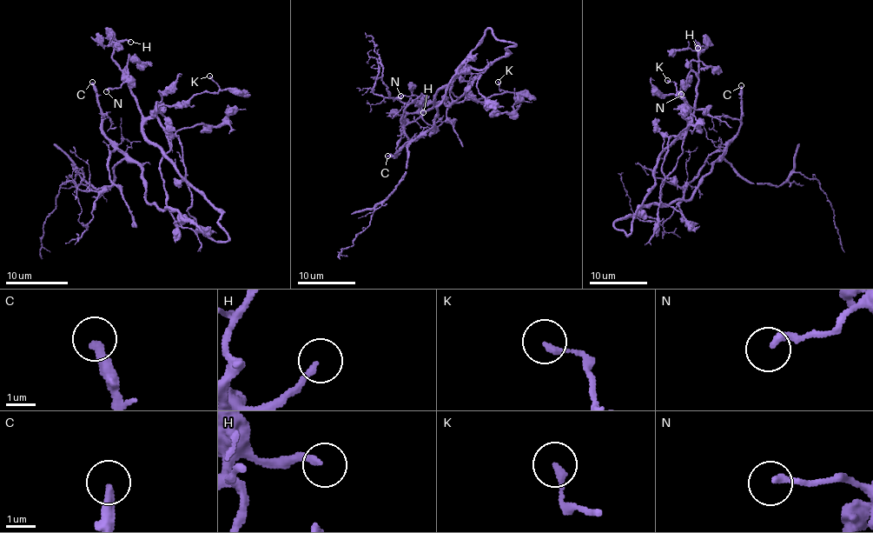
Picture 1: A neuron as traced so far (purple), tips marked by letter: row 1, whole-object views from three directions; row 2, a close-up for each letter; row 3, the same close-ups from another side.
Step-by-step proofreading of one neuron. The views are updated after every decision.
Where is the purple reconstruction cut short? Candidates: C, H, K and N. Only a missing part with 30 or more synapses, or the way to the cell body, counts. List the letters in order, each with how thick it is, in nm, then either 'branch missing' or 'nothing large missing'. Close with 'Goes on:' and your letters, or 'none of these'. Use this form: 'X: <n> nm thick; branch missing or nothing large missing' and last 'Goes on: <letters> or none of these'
C: 320 nm thick; branch missing
H: 200 nm thick; nothing large missing
K: 200 nm thick; nothing large missing
N: 220 nm thick; nothing large missing
Goes on: C

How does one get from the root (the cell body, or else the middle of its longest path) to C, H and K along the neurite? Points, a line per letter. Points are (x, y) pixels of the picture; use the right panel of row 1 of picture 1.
C: (693, 195), (697, 183), (710, 170), (739, 128), (741, 85)
H: (693, 195), (659, 203), (661, 186), (681, 154), (691, 121), (697, 56), (706, 46), (697, 48)
K: (693, 195), (659, 203), (661, 186), (681, 154), (691, 123), (691, 109), (667, 80)

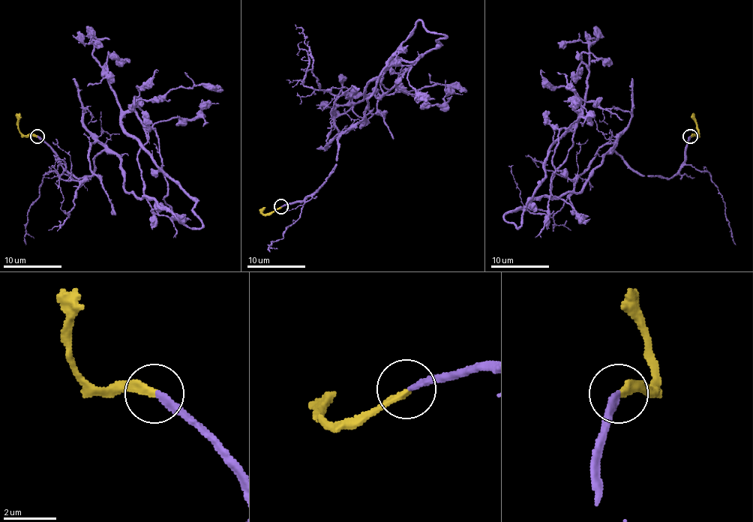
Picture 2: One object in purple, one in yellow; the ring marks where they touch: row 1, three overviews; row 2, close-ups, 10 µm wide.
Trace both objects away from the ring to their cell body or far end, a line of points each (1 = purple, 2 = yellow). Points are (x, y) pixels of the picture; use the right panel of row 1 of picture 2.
1: (691, 136), (668, 178), (610, 151), (579, 192), (551, 197), (582, 112), (580, 55), (603, 58), (589, 61)
2: (691, 136), (696, 135), (697, 130), (692, 112)

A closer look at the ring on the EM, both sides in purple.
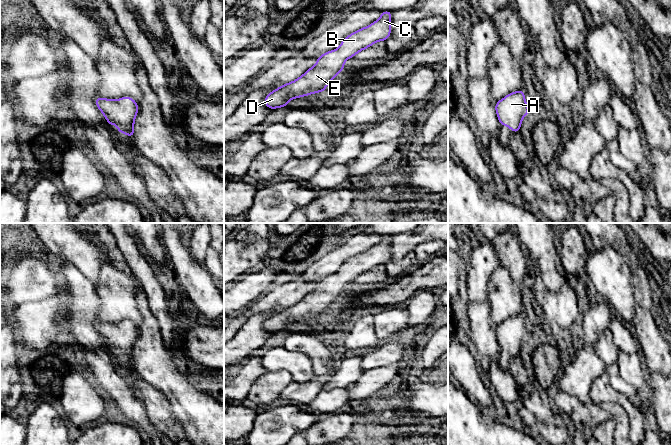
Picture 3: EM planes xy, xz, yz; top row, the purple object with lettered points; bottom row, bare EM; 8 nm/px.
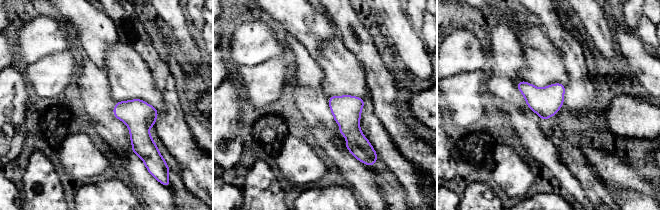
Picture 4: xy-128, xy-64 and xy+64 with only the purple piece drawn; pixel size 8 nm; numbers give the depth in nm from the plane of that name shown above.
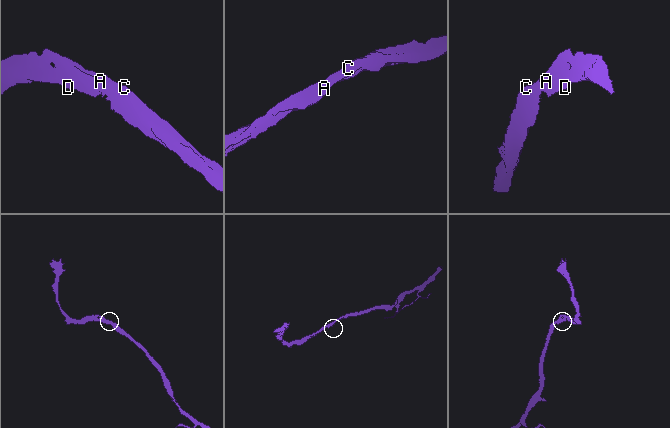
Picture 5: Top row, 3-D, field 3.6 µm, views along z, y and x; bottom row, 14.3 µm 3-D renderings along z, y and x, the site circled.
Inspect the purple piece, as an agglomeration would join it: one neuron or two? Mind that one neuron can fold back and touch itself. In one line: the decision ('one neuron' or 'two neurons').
one neuron

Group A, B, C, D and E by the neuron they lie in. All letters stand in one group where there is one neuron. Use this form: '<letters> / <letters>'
A B C D E

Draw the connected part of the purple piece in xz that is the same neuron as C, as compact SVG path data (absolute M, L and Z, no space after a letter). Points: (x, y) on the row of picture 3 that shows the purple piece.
M383 11L378 20L348 35L336 50L318 57L315 66L293 82L270 92L264 104L272 109L286 107L294 98L322 92L334 77L344 70L344 62L377 41L385 41L391 34L391 11Z

